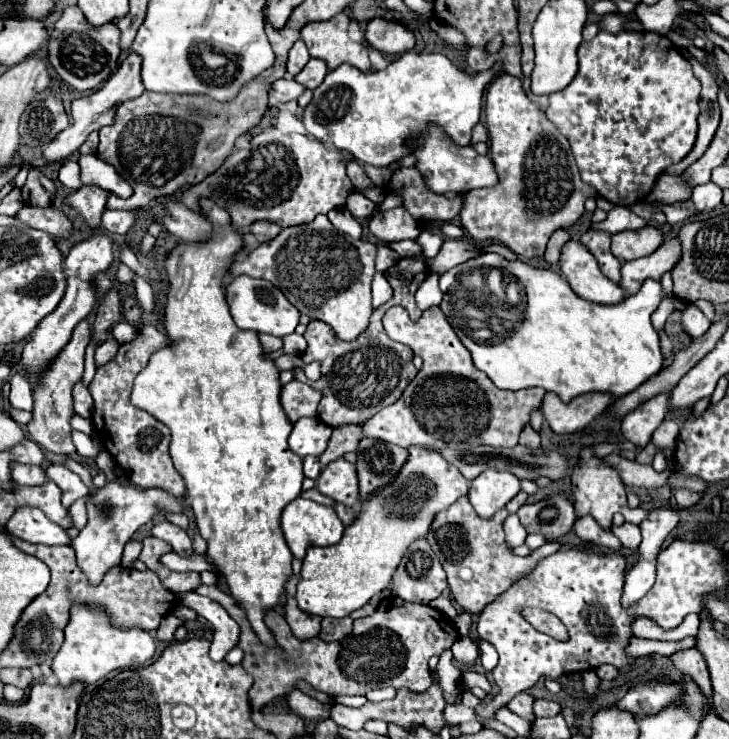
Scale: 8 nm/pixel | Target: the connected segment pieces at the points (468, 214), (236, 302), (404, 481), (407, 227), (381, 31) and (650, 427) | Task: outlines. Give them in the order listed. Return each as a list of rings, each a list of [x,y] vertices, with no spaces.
[[[500,73],[488,87],[486,93],[486,129],[490,137],[490,157],[494,169],[498,171],[498,183],[490,189],[474,189],[462,195],[460,221],[462,227],[476,241],[498,241],[512,249],[518,257],[542,257],[546,251],[546,243],[556,229],[568,229],[574,225],[584,213],[584,201],[588,197],[598,199],[594,187],[580,179],[574,155],[566,137],[546,119],[546,115],[532,103],[522,91],[522,83],[518,77],[508,73]]]
[[[238,275],[232,283],[226,285],[226,299],[230,305],[230,313],[240,329],[250,329],[256,333],[270,333],[276,337],[294,333],[298,325],[298,309],[284,297],[284,293],[264,279],[250,279],[246,275]]]
[[[410,447],[408,453],[410,455],[406,463],[392,479],[392,483],[388,487],[380,487],[376,493],[372,493],[368,499],[362,501],[360,513],[344,529],[340,543],[330,547],[312,547],[306,553],[296,591],[296,601],[302,611],[320,617],[346,617],[352,611],[364,607],[374,595],[378,595],[382,589],[390,585],[394,571],[398,569],[398,563],[402,561],[402,555],[406,555],[406,547],[410,547],[410,543],[414,543],[416,539],[428,535],[434,515],[438,515],[438,511],[444,511],[458,497],[468,493],[468,479],[452,463],[446,463],[446,459],[438,455],[438,451],[424,447]]]
[[[404,207],[378,211],[372,215],[368,229],[372,235],[384,243],[402,241],[402,239],[416,239],[422,231],[422,225],[410,217]]]
[[[380,17],[368,21],[364,37],[370,47],[384,55],[400,55],[412,51],[414,47],[414,33],[408,27],[398,21],[386,21]]]
[[[656,395],[654,399],[642,403],[638,409],[630,411],[622,419],[622,425],[620,425],[622,437],[634,443],[636,447],[644,449],[650,443],[652,433],[664,421],[666,413],[668,413],[668,395]]]

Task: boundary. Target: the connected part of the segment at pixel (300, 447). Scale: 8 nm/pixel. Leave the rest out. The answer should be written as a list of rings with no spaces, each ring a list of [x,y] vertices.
[[[318,417],[298,419],[294,423],[288,443],[290,443],[290,449],[300,457],[308,457],[308,455],[318,457],[326,449],[330,435],[332,435],[332,427],[320,421]]]

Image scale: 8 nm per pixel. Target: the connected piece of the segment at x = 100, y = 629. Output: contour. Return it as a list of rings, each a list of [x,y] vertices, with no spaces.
[[[72,607],[70,623],[64,633],[66,639],[52,659],[52,671],[58,677],[60,687],[68,687],[76,681],[92,685],[116,669],[140,667],[152,659],[156,649],[156,643],[148,631],[138,627],[126,631],[112,627],[102,611],[90,611],[88,607]]]

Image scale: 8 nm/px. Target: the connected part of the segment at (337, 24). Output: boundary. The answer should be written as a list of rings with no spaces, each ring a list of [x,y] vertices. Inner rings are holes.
[[[338,13],[334,19],[322,23],[308,23],[302,27],[302,41],[306,43],[310,57],[322,59],[328,69],[336,69],[342,63],[348,63],[360,71],[370,69],[368,47],[354,43],[348,37],[350,15]]]

